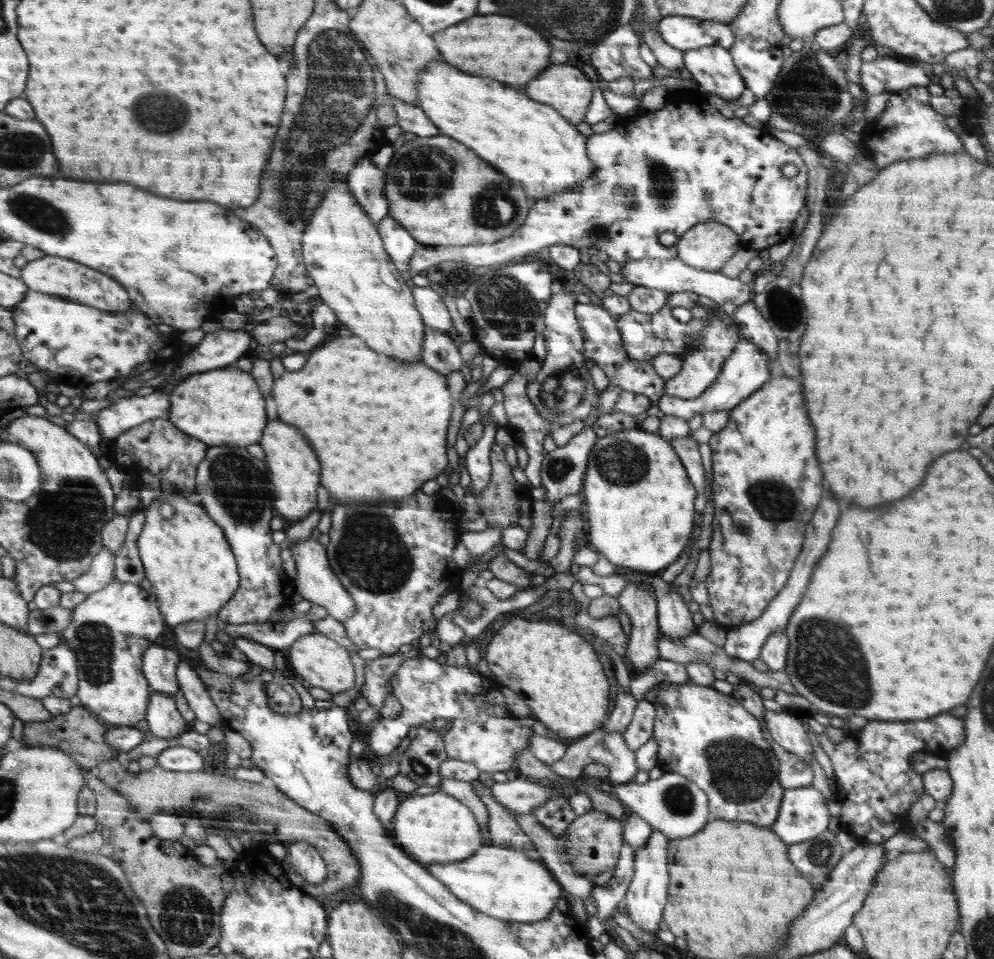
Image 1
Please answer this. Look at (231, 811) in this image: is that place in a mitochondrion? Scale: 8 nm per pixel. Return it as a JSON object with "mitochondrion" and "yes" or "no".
{"mitochondrion":"yes"}

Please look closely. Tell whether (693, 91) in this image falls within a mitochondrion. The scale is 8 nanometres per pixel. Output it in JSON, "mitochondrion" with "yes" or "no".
{"mitochondrion":"no"}

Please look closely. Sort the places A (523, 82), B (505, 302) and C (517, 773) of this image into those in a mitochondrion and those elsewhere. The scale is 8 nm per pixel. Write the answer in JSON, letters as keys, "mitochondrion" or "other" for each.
{"A":"other","B":"mitochondrion","C":"other"}

